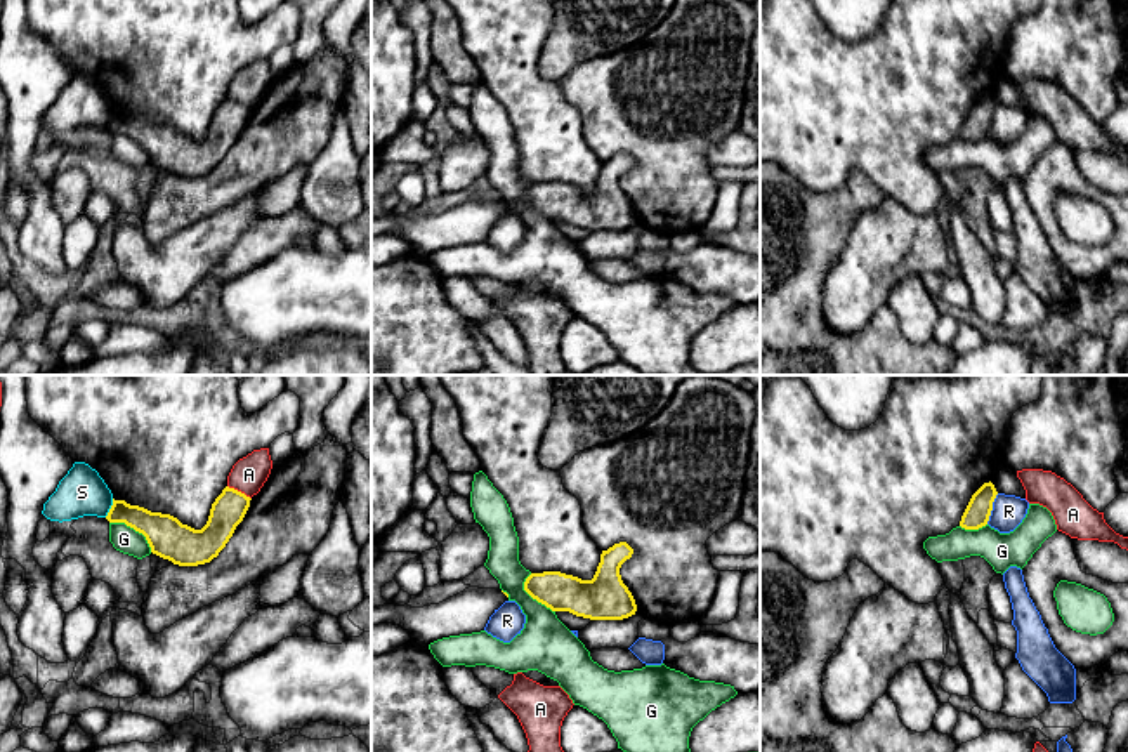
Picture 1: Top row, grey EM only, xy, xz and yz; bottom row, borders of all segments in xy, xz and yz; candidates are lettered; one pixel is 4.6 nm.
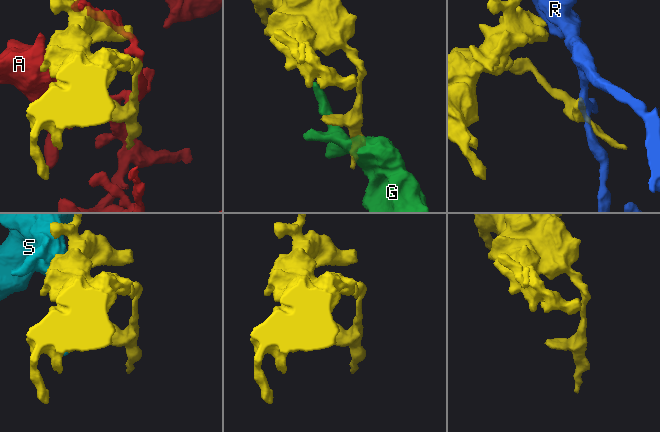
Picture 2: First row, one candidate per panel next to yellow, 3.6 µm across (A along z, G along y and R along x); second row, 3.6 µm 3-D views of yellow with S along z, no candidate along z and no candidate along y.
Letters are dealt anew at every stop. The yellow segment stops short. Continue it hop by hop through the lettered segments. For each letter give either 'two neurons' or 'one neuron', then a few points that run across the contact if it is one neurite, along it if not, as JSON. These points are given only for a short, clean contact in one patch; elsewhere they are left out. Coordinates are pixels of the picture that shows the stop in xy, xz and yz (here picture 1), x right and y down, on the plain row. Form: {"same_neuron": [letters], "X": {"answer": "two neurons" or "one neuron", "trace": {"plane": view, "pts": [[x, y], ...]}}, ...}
{"same_neuron": [], "A": {"answer": "two neurons"}, "G": {"answer": "two neurons", "trace": {"plane": "xy", "pts": [[110, 132], [124, 132], [137, 141], [151, 162]]}}, "R": {"answer": "two neurons", "trace": {"plane": "yz", "pts": [[998, 105], [986, 134]]}}, "S": {"answer": "two neurons", "trace": {"plane": "xy", "pts": [[113, 110], [104, 127]]}}}

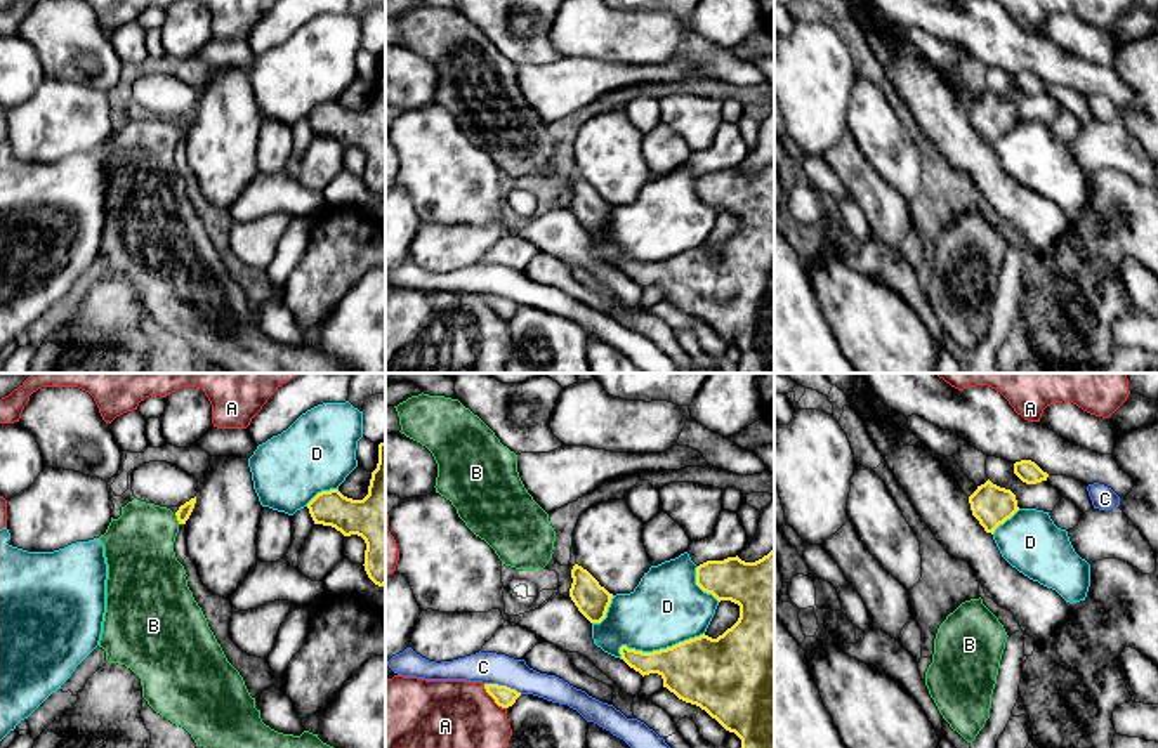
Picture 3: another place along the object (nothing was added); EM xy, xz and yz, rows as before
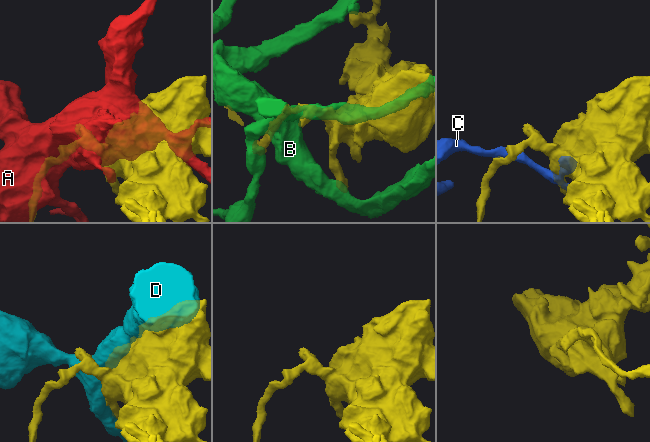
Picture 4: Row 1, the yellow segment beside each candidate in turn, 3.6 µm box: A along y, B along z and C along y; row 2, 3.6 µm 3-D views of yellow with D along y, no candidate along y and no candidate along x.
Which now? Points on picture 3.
{"same_neuron": ["B"], "A": {"answer": "two neurons"}, "B": {"answer": "one neuron", "trace": {"plane": "xy", "pts": [[184, 122], [177, 131], [139, 164]]}}, "C": {"answer": "two neurons"}, "D": {"answer": "two neurons"}}

